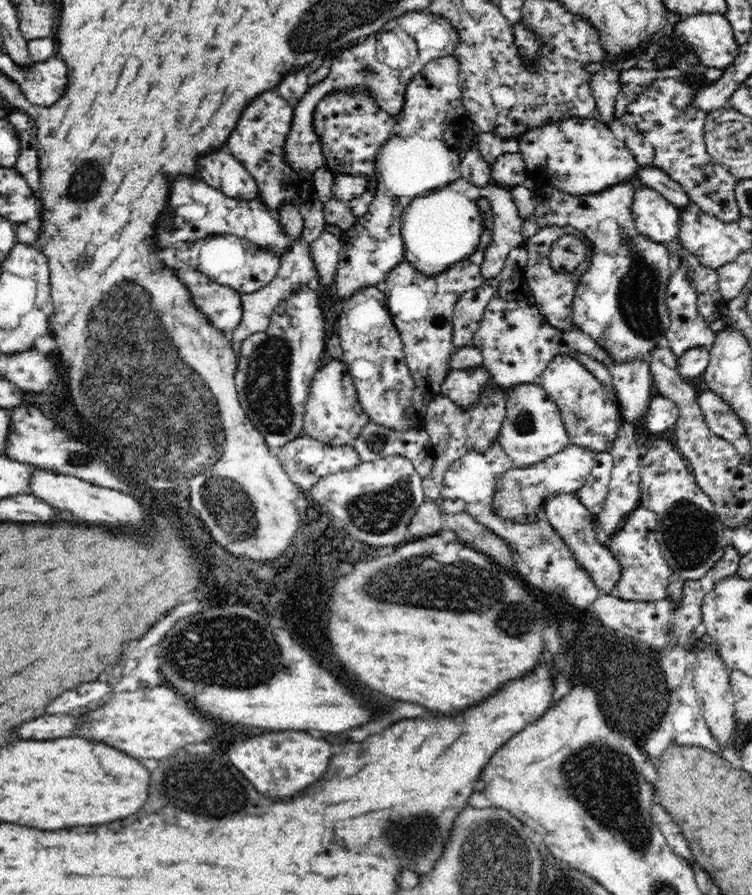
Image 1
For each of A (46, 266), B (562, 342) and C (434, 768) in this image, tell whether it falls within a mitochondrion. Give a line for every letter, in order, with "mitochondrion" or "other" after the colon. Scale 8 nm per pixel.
A: other
B: other
C: other

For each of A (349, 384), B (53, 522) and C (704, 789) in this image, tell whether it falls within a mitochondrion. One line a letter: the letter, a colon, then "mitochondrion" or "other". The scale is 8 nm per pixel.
A: other
B: other
C: other

